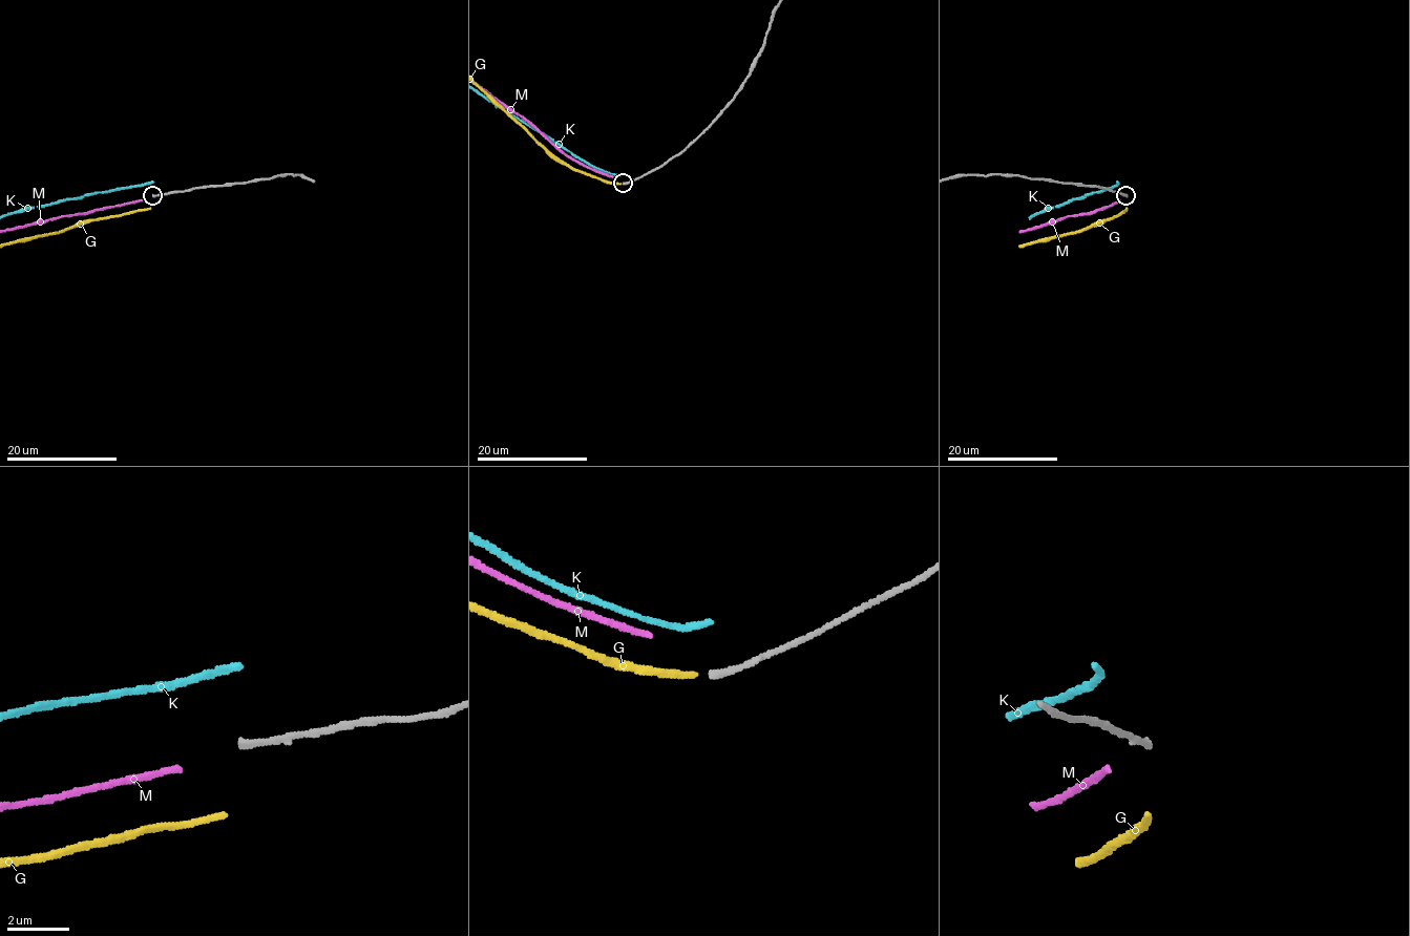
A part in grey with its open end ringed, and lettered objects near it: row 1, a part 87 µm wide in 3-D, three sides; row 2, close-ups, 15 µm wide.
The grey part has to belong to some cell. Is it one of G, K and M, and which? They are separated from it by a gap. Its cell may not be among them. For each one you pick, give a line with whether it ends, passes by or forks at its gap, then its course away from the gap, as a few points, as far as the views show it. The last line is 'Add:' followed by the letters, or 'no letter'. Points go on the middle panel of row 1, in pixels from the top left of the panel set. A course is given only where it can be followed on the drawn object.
Add: no letter

